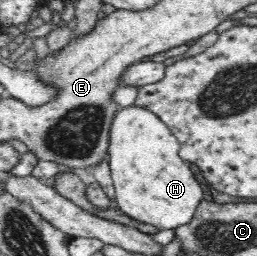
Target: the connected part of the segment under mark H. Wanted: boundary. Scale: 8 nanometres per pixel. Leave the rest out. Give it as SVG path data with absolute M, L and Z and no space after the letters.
M130 105L116 111L109 132L107 162L115 187L115 200L122 212L160 229L174 229L188 224L194 218L197 206L204 200L204 190L196 181L190 166L186 166L186 162L182 160L179 150L178 139L167 124L164 124L150 109Z

